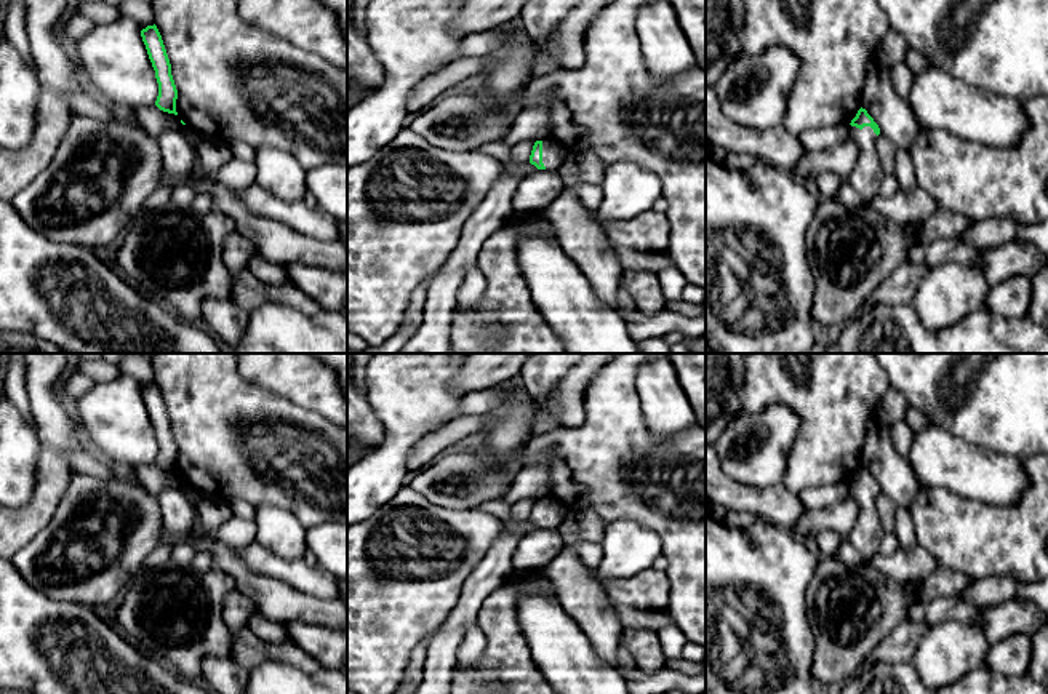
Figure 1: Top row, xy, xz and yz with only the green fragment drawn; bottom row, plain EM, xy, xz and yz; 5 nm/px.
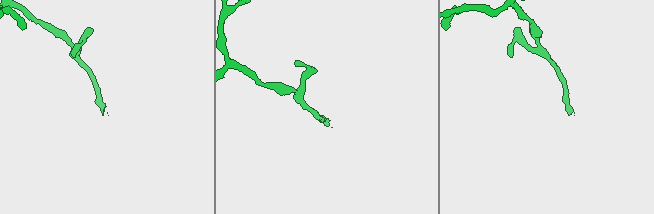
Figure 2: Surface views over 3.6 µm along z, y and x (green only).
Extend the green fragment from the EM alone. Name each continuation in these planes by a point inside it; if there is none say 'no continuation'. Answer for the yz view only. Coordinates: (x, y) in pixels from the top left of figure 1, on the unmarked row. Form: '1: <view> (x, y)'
1: yz (868, 531)

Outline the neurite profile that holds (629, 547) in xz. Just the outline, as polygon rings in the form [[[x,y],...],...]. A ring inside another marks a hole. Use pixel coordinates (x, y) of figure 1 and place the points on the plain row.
[[[632,520],[606,523],[602,547],[603,560],[597,572],[603,580],[634,577],[653,568],[662,555],[661,537]]]

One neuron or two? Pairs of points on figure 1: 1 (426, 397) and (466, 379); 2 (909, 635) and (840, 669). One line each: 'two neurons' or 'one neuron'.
1: two neurons
2: one neuron

